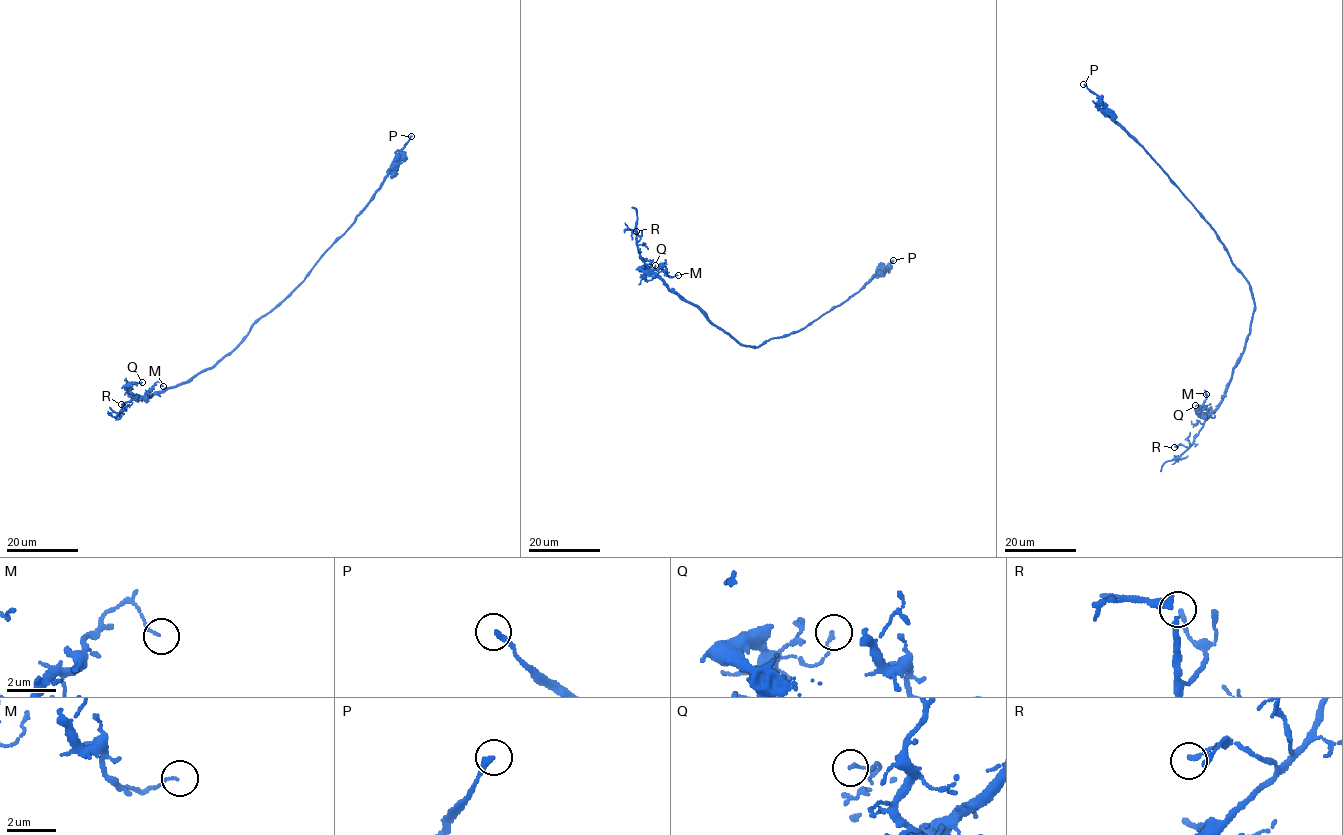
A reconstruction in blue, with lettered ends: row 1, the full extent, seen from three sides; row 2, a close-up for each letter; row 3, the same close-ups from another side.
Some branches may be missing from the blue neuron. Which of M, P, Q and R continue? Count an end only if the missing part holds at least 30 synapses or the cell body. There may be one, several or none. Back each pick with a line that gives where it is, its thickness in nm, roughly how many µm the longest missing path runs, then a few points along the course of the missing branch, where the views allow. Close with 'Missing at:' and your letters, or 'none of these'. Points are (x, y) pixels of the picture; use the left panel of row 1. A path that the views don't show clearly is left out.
Missing at: none of these

